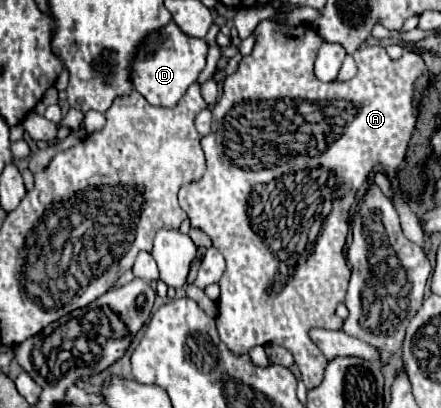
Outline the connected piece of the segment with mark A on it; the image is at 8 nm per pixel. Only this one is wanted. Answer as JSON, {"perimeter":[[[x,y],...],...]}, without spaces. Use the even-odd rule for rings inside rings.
{"perimeter":[[[273,17],[273,19],[263,19],[255,31],[255,47],[253,53],[243,57],[239,63],[239,69],[225,77],[223,81],[223,95],[217,101],[217,105],[213,105],[213,137],[215,137],[215,145],[209,143],[209,167],[203,175],[203,179],[199,179],[197,185],[187,185],[181,187],[179,191],[179,203],[181,207],[187,211],[191,227],[193,229],[201,229],[203,233],[207,233],[211,237],[213,247],[217,247],[221,251],[221,255],[227,261],[227,269],[219,281],[221,285],[221,297],[217,301],[217,309],[219,309],[219,319],[217,319],[217,329],[219,329],[219,337],[221,341],[237,355],[247,353],[253,345],[265,345],[265,343],[277,343],[281,347],[285,347],[287,351],[293,353],[295,363],[299,365],[303,383],[307,389],[313,389],[321,383],[323,379],[323,369],[327,365],[325,355],[317,349],[317,345],[313,345],[313,341],[309,339],[309,329],[311,327],[325,327],[325,329],[341,329],[343,319],[339,319],[335,315],[335,307],[339,303],[345,301],[345,293],[347,293],[347,285],[349,285],[349,267],[345,261],[345,245],[347,245],[347,237],[349,237],[349,223],[347,223],[347,209],[353,203],[353,197],[359,189],[359,185],[371,175],[371,171],[381,169],[385,171],[389,177],[395,177],[397,167],[401,163],[401,159],[405,157],[407,145],[411,141],[413,129],[415,129],[415,115],[413,115],[413,81],[425,73],[425,63],[421,59],[421,55],[413,53],[413,51],[405,51],[401,59],[389,59],[389,55],[385,53],[385,49],[381,45],[367,45],[361,47],[353,53],[355,63],[357,63],[357,75],[349,81],[331,81],[331,83],[323,83],[315,77],[313,73],[313,61],[317,55],[317,49],[321,47],[321,37],[317,37],[317,31],[311,25],[287,25],[283,19]],[[259,159],[269,159],[269,165],[265,167],[265,163],[261,163],[261,167],[257,165]]]}

